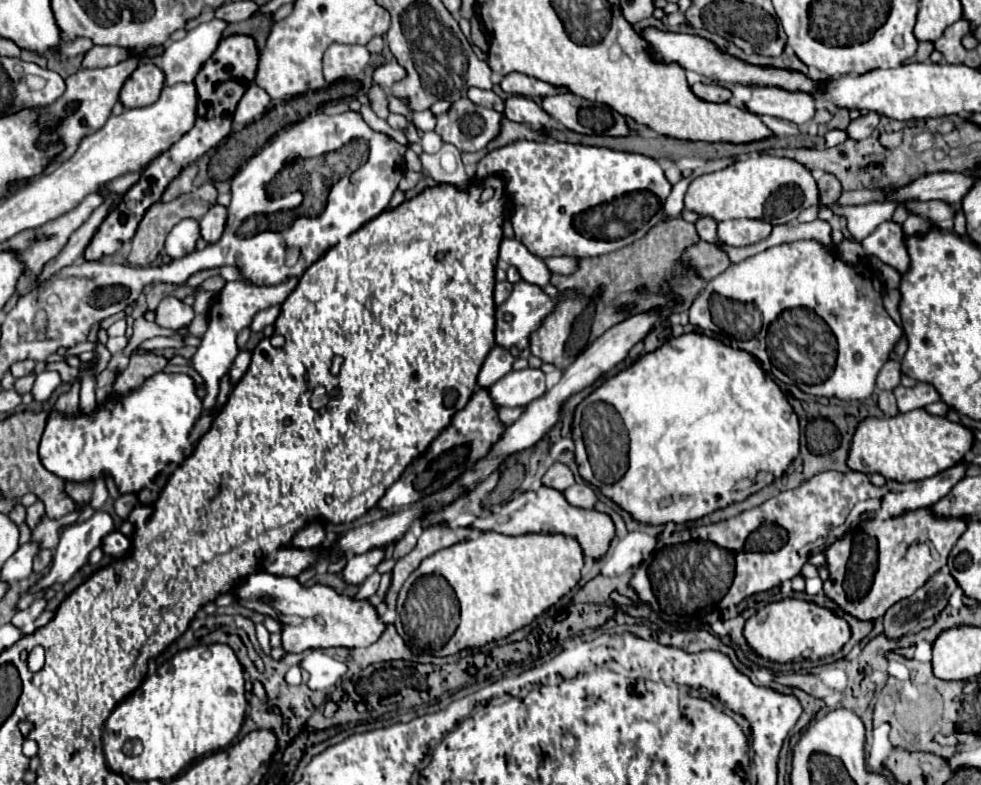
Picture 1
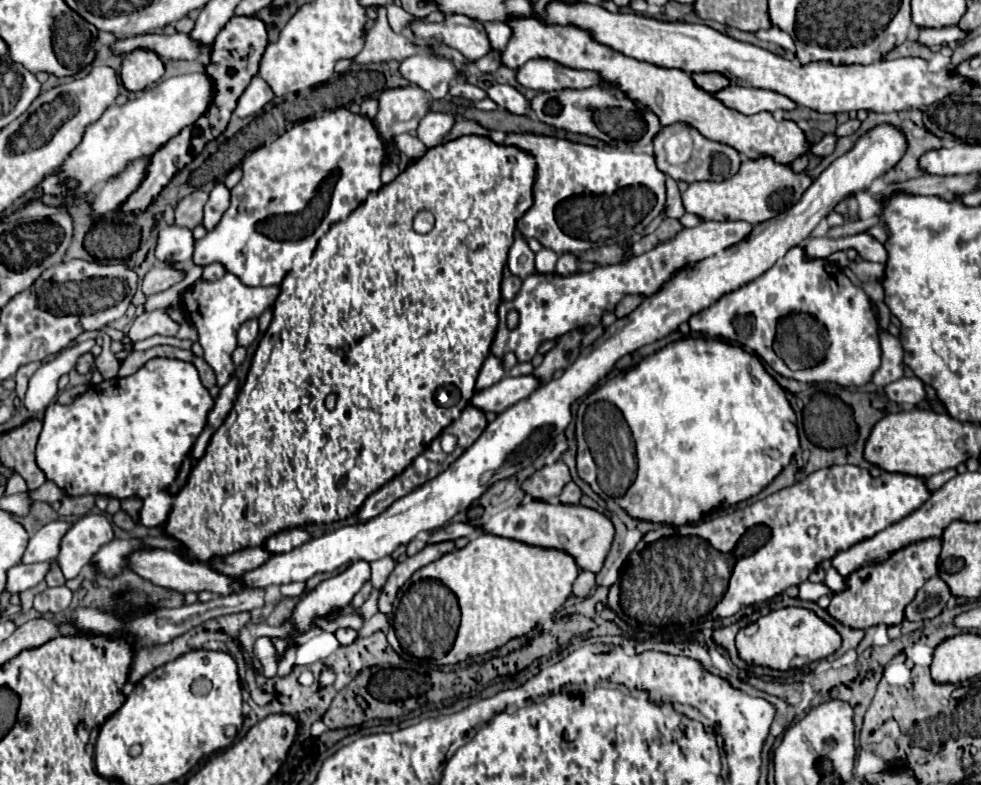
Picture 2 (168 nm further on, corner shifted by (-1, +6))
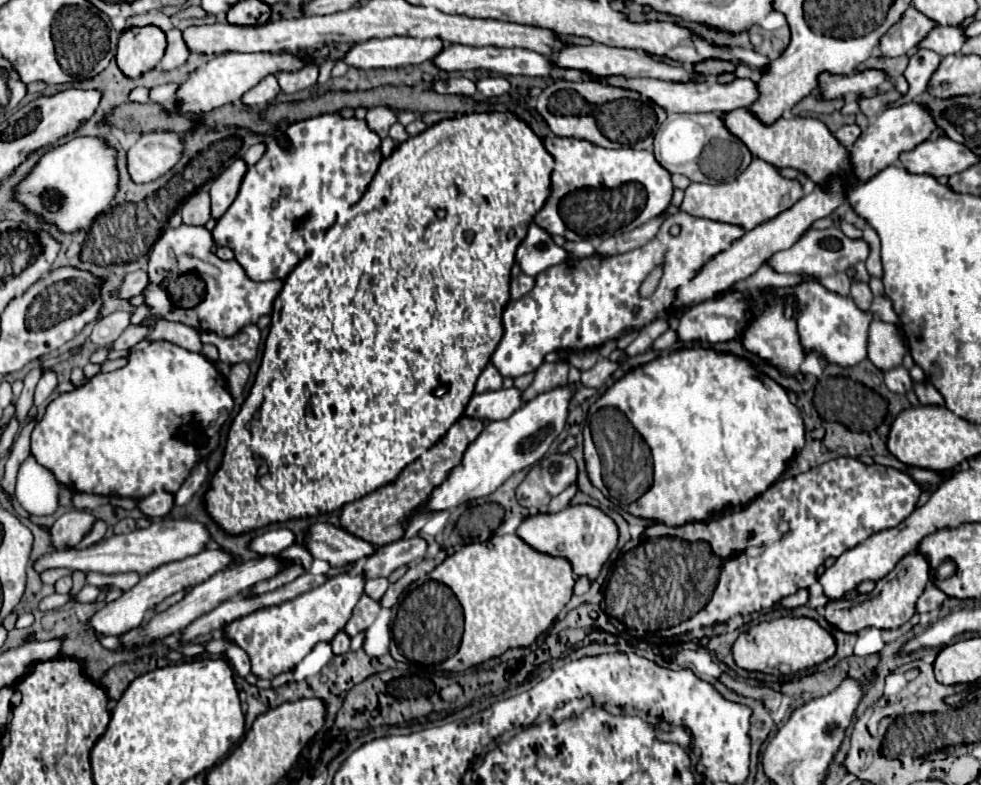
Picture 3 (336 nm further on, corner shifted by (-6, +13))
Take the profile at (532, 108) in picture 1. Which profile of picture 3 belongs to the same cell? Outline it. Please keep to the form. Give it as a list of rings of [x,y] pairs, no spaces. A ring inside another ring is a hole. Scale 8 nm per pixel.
[[[487,77],[487,79],[479,79],[477,83],[477,91],[485,97],[497,97],[497,95],[505,95],[509,93],[511,85],[505,77]]]

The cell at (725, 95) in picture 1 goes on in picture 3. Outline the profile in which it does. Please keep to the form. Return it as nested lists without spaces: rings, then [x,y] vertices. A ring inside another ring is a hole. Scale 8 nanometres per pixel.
[[[709,59],[709,61],[701,61],[695,65],[695,71],[707,77],[715,77],[721,73],[733,73],[737,69],[737,65],[733,61],[721,61],[721,59]]]

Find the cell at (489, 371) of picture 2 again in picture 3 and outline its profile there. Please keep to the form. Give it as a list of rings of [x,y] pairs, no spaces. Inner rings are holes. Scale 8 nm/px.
[[[489,363],[483,373],[479,375],[477,383],[475,383],[475,393],[487,393],[487,391],[497,391],[501,389],[501,383],[503,383],[503,377],[499,375],[499,371]]]

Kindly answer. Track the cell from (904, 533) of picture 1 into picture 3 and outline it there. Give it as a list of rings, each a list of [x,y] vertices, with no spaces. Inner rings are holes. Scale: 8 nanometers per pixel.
[[[919,553],[905,555],[895,569],[877,581],[875,589],[869,595],[859,595],[851,607],[845,607],[845,601],[831,601],[825,605],[825,619],[829,625],[837,627],[843,633],[857,633],[865,627],[877,629],[897,629],[907,623],[915,613],[915,601],[923,593],[929,581],[929,563]]]

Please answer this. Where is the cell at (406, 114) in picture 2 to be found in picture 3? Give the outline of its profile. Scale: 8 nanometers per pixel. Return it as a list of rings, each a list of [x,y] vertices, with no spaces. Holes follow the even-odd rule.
[[[373,107],[367,111],[365,121],[367,121],[369,129],[373,129],[373,133],[377,133],[381,139],[385,139],[389,127],[393,123],[397,123],[397,115],[389,107]]]

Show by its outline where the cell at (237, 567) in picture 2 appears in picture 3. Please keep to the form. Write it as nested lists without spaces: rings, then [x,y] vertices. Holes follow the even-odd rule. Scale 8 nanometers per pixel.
[[[205,549],[203,553],[199,555],[193,555],[193,557],[187,557],[183,561],[175,561],[175,563],[169,563],[169,565],[163,565],[155,571],[151,571],[149,575],[143,575],[141,581],[127,593],[123,593],[117,601],[113,603],[107,603],[103,609],[99,609],[91,619],[89,619],[89,627],[91,631],[97,635],[97,637],[105,637],[105,635],[123,635],[127,633],[129,629],[133,627],[139,627],[143,623],[143,619],[147,617],[147,611],[151,611],[157,603],[161,603],[163,599],[167,599],[169,595],[177,593],[177,591],[183,591],[183,589],[189,589],[193,585],[199,585],[201,581],[207,581],[213,573],[217,571],[223,571],[231,565],[231,555],[217,549],[217,551],[211,551],[211,549]]]

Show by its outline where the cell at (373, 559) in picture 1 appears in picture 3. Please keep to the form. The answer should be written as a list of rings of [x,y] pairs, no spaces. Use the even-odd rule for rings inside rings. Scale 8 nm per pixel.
[[[347,573],[329,577],[317,589],[305,591],[291,601],[281,605],[257,609],[237,621],[225,625],[225,639],[241,647],[251,661],[251,673],[259,679],[273,679],[279,673],[291,671],[297,663],[321,641],[333,641],[333,637],[343,631],[345,623],[351,617],[353,607],[363,595],[365,577],[351,577]]]

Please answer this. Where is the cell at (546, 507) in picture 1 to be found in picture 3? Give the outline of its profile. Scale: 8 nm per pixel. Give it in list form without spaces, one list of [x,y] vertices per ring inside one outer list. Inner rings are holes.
[[[573,505],[565,507],[559,513],[539,513],[535,517],[527,517],[519,529],[517,535],[531,545],[533,549],[553,555],[553,557],[563,557],[571,563],[573,573],[577,577],[589,577],[591,581],[599,575],[603,563],[609,559],[611,551],[617,545],[617,525],[611,517],[607,517],[601,509],[591,507],[591,505]]]

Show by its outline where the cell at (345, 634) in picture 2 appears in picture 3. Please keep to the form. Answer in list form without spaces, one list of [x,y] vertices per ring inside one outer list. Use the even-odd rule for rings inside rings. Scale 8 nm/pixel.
[[[341,631],[337,633],[337,637],[331,641],[331,649],[335,655],[341,655],[341,653],[347,653],[349,651],[349,637]]]

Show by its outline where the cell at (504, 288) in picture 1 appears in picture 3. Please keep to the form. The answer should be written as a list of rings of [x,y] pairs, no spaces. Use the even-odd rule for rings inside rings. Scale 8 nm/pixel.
[[[521,273],[515,279],[511,279],[511,299],[523,297],[525,293],[529,293],[533,289],[533,285],[535,285],[535,279],[529,277],[529,275],[525,275],[525,273]]]

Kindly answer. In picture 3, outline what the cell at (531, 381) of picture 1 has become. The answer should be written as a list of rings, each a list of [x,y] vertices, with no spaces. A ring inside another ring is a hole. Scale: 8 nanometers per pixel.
[[[499,389],[489,391],[481,395],[473,395],[471,401],[465,407],[465,417],[473,417],[479,421],[501,421],[509,417],[509,413],[515,413],[521,407],[521,393],[511,389]]]

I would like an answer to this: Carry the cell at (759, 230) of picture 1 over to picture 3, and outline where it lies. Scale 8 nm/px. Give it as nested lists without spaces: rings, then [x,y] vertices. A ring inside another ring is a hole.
[[[679,211],[669,215],[661,223],[659,233],[643,247],[613,257],[597,253],[585,259],[571,257],[561,265],[539,273],[535,277],[533,291],[517,301],[507,303],[503,311],[503,339],[491,355],[491,363],[503,377],[515,379],[525,373],[535,373],[545,355],[551,351],[599,349],[605,341],[619,339],[631,333],[631,329],[649,325],[651,321],[659,319],[665,309],[669,309],[677,297],[677,289],[685,281],[691,281],[701,271],[701,265],[711,261],[717,253],[725,251],[743,235],[745,229],[739,225],[701,219]],[[673,223],[681,225],[681,233],[677,237],[669,235],[669,227]],[[659,265],[663,267],[659,287],[651,297],[641,297],[641,283],[651,269]],[[635,307],[639,307],[637,315],[633,315]]]

